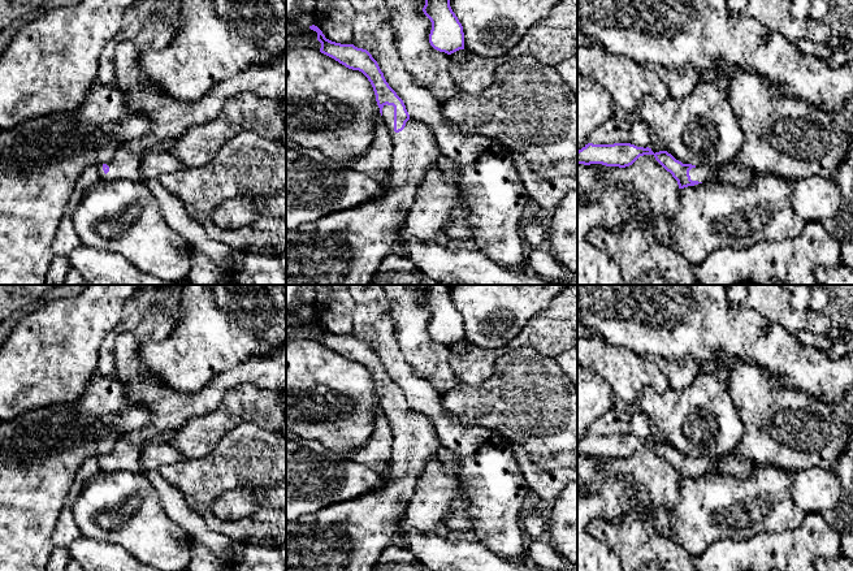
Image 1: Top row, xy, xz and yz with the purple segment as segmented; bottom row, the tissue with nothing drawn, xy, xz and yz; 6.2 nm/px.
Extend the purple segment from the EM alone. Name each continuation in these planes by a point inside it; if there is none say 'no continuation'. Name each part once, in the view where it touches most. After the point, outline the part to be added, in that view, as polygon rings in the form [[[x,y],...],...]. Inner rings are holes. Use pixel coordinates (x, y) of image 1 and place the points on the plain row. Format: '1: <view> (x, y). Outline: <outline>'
1: xz (350, 536). Outline: [[[384,397],[382,408],[393,432],[393,450],[382,486],[296,520],[286,520],[286,571],[372,571],[382,551],[397,544],[402,516],[415,493],[419,473],[442,445],[425,414],[410,408],[404,420],[395,424],[394,398]]]

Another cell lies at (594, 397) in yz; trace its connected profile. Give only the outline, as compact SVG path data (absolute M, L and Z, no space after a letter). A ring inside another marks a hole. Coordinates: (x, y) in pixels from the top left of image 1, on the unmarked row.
M577 364L577 442L588 436L589 427L614 408L610 385L593 369Z

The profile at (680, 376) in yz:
M658 356L653 358L651 363L667 376L670 388L675 390L681 390L689 386L700 373L700 369L694 367L694 360L690 360L687 364L680 364L667 360L663 356Z

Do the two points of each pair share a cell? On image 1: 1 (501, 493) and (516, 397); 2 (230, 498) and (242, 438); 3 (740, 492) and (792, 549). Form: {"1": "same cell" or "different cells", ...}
{"1": "different cells", "2": "different cells", "3": "different cells"}

